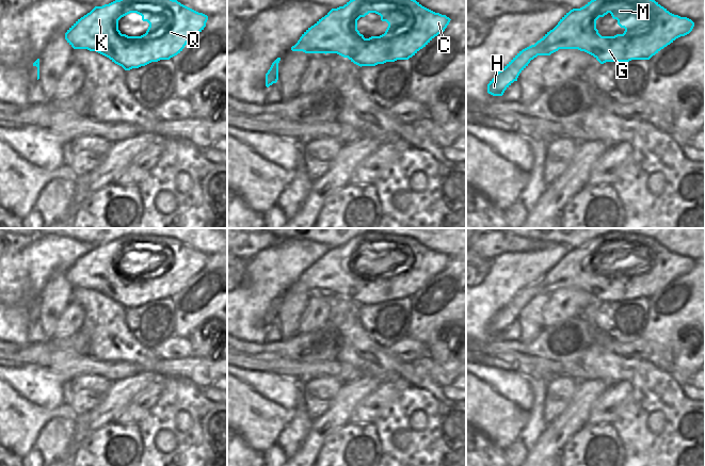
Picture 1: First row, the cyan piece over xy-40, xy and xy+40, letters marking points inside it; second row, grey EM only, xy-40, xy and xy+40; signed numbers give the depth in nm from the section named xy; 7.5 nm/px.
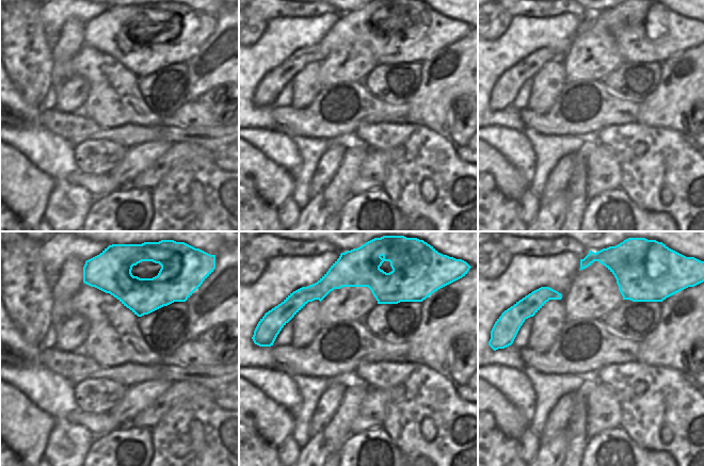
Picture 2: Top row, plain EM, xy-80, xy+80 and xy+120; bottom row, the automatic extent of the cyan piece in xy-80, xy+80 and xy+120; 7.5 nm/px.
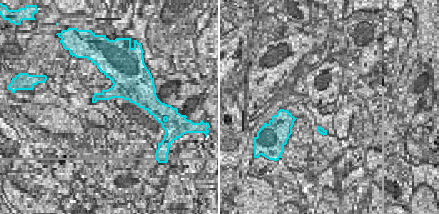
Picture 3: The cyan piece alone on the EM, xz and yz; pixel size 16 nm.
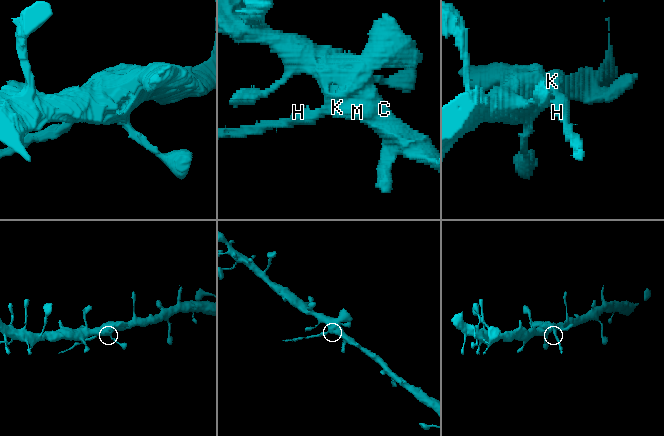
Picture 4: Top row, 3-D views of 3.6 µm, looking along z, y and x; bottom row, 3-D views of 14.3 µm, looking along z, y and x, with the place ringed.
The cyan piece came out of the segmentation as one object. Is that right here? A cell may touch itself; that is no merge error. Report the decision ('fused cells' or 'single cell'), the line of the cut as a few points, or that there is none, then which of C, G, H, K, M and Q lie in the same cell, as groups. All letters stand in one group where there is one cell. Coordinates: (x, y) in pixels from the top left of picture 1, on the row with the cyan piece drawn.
fused cells; cut xy+40 (534, 44), (541, 44), (553, 52); groups C G K M Q / H

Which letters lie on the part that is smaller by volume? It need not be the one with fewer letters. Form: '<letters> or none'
H

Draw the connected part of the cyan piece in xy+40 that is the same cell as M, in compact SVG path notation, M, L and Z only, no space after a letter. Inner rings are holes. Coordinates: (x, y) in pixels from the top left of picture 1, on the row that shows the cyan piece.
M591 0L584 6L566 13L535 45L542 45L552 52L578 49L593 55L600 64L650 60L676 38L689 34L693 27L691 19L670 13L655 0ZM608 13L625 29L623 34L602 36L598 33L596 20Z

